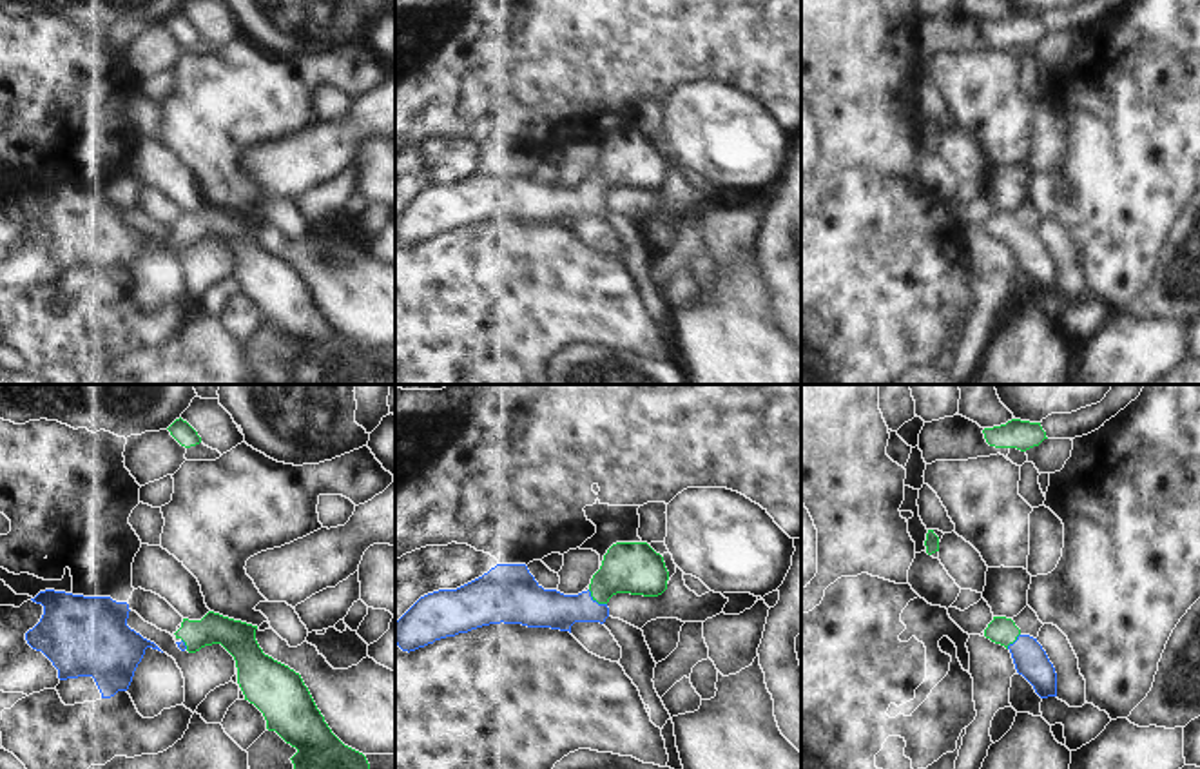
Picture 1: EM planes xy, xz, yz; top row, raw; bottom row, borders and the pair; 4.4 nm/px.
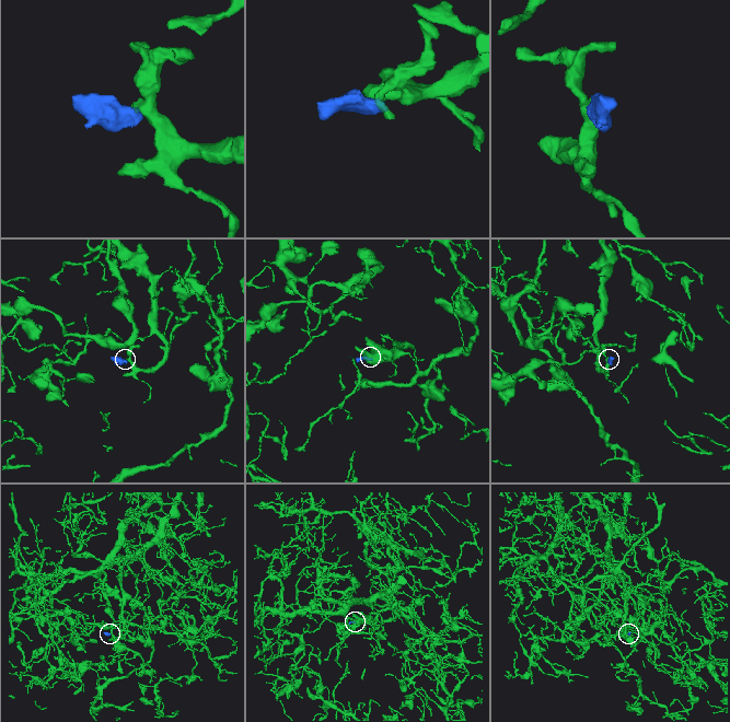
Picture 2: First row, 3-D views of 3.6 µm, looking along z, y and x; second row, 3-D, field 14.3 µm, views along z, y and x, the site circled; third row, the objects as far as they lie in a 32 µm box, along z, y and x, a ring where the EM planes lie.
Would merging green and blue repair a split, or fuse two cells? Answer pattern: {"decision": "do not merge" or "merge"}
{"decision": "merge"}

